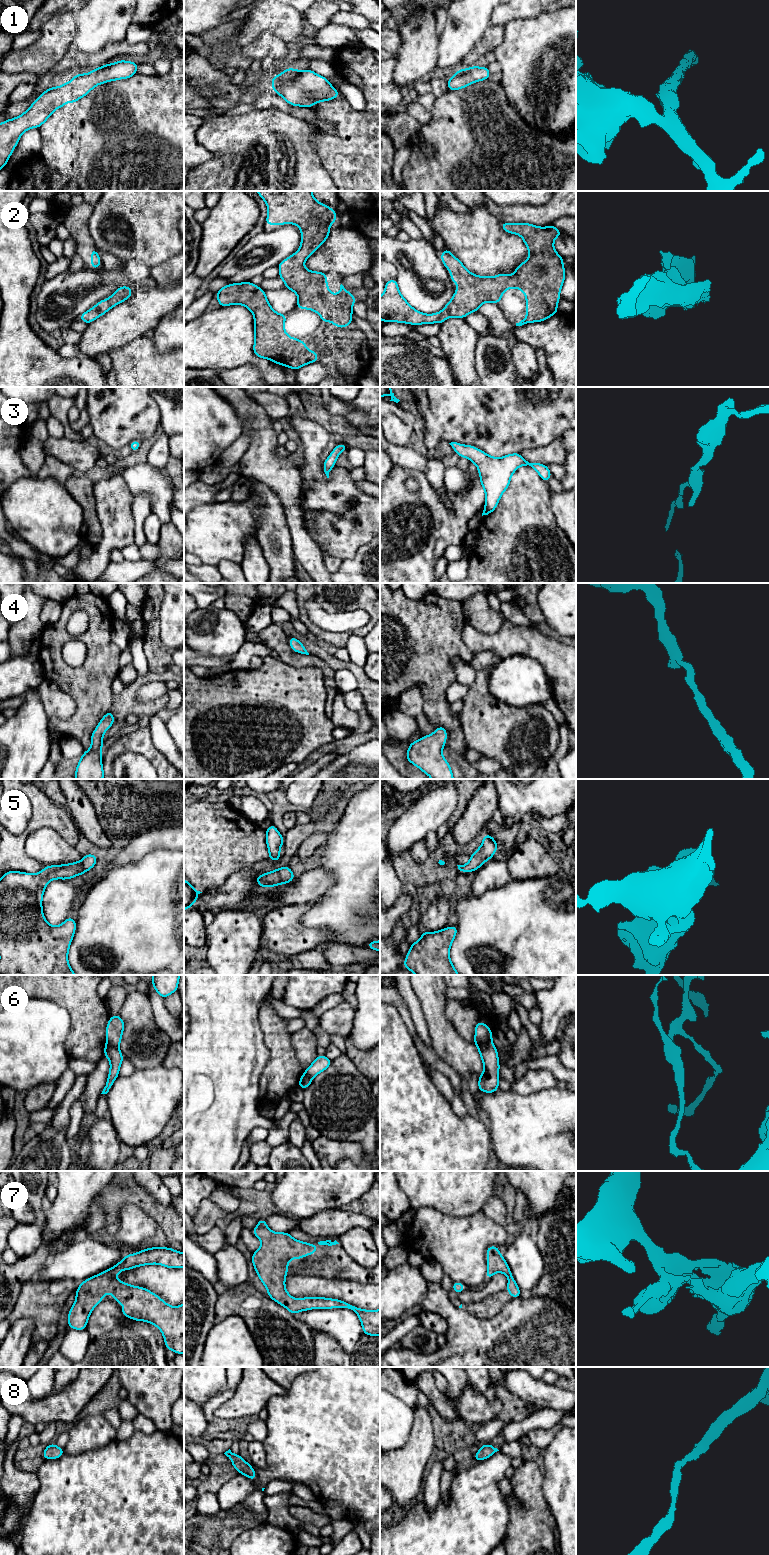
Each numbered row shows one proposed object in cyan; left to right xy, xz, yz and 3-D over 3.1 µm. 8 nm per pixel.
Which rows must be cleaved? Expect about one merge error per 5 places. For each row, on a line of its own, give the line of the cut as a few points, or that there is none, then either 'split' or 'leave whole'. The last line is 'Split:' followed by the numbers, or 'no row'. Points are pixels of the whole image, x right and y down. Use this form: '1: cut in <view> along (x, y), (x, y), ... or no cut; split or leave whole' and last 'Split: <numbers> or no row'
1: no cut; leave whole
2: no cut; leave whole
3: no cut; leave whole
4: no cut; leave whole
5: no cut; leave whole
6: cut in yz along (490, 1039), (477, 1046); split
7: no cut; leave whole
8: no cut; leave whole
Split: 6

